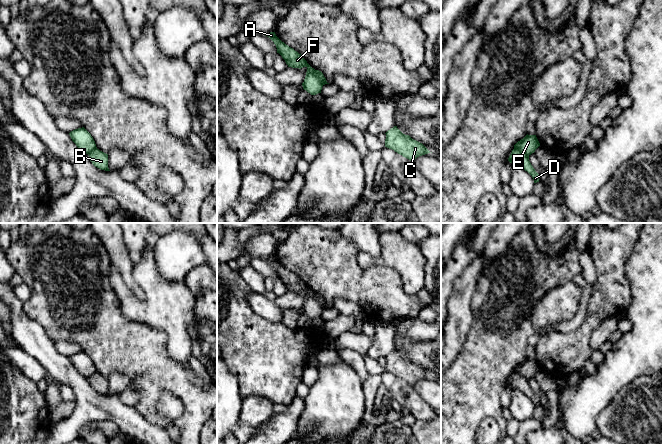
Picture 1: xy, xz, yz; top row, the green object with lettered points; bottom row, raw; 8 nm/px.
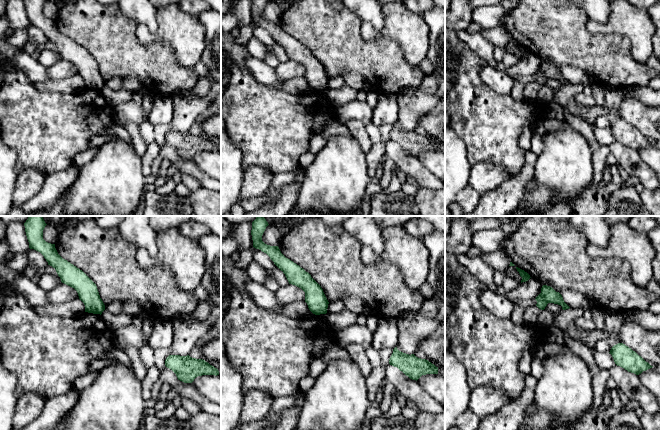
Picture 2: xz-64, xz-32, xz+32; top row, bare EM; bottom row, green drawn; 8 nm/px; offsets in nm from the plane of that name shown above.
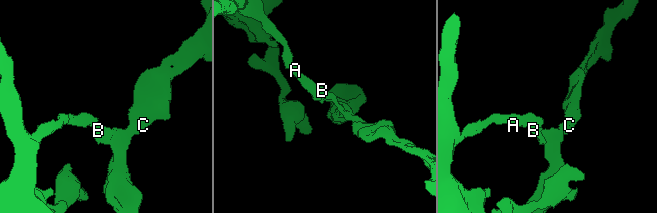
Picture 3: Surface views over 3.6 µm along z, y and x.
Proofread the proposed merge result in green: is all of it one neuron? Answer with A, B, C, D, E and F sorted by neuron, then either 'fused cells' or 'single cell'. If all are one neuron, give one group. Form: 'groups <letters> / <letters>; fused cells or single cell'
groups A E F / B C D; fused cells

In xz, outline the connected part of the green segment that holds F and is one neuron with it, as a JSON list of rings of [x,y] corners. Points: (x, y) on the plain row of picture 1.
[[[275,256],[264,257],[263,259],[269,261],[274,266],[277,272],[277,277],[282,280],[288,291],[299,293],[303,291],[307,292],[306,300],[304,306],[302,307],[303,313],[311,319],[321,317],[323,308],[320,306],[315,293],[307,287],[303,280],[282,266],[276,260]]]

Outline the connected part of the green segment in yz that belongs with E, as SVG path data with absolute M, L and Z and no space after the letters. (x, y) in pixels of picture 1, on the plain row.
M526 359L523 363L518 365L514 372L524 376L526 379L531 379L540 370L536 359Z

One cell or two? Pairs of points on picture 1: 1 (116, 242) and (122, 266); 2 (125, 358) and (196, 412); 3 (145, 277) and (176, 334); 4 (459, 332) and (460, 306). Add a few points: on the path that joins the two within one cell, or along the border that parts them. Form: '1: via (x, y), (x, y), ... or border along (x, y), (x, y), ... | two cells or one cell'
1: via (116, 248), (121, 260) | one cell
2: via (145, 362), (154, 371), (166, 374), (184, 392) | one cell
3: via (157, 291), (170, 308), (174, 320) | one cell
4: via (459, 326), (459, 312) | one cell

